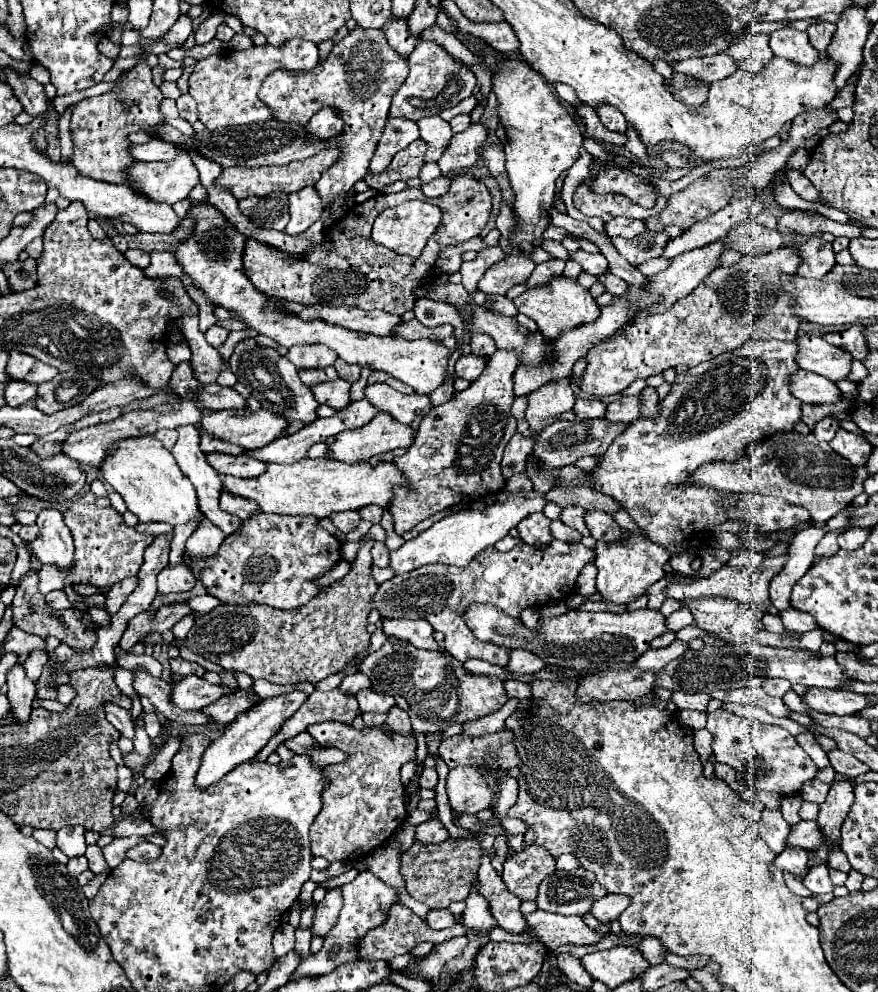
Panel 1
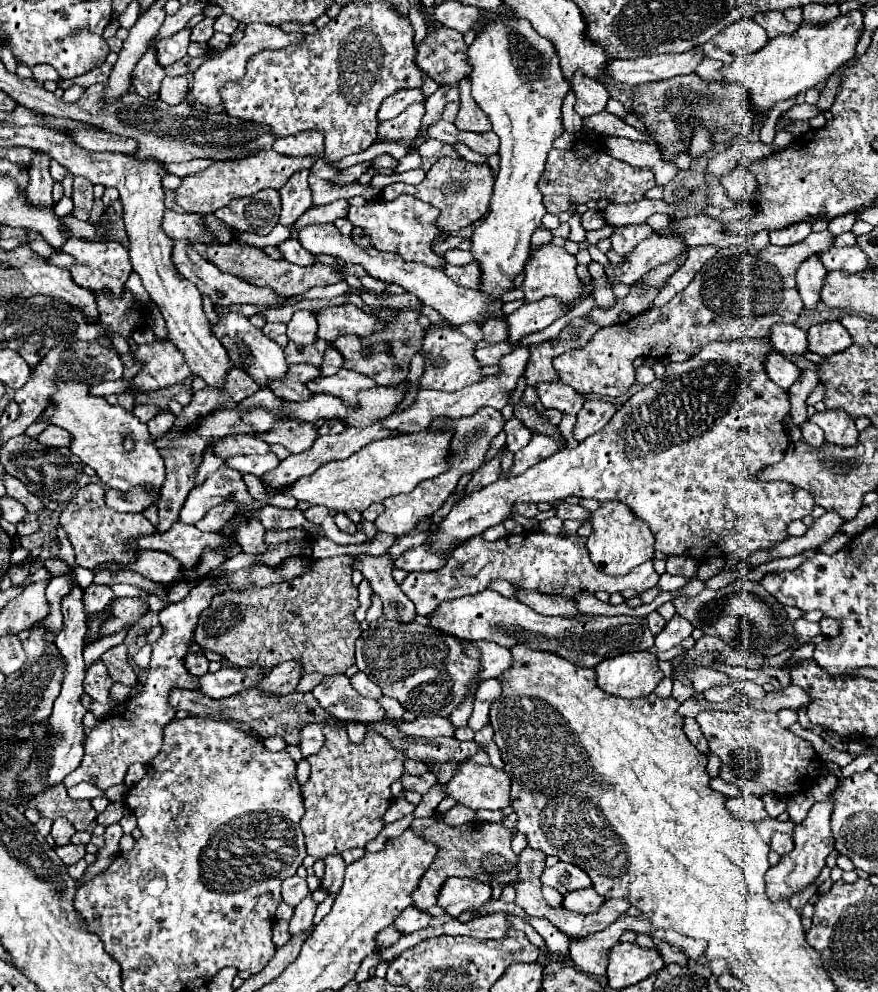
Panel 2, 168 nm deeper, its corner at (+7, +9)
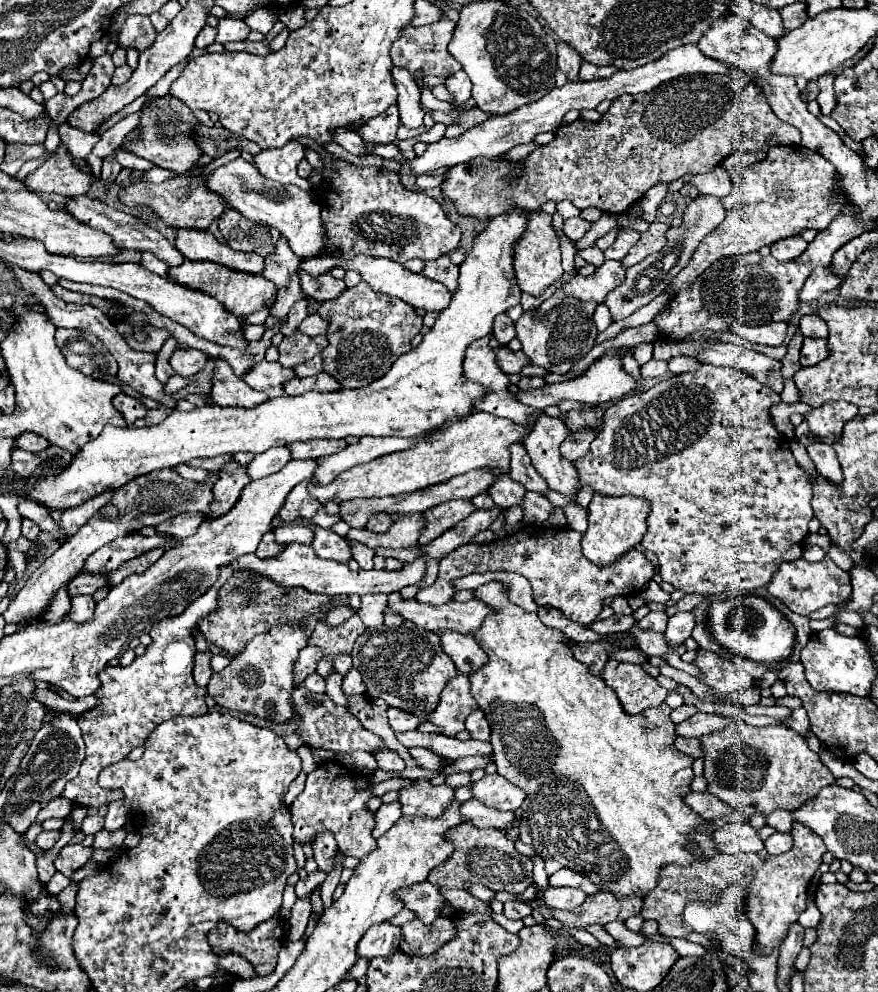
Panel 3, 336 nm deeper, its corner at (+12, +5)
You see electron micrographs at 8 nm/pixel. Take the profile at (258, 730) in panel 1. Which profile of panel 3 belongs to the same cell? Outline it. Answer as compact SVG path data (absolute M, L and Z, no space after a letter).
M314 673L314 675L308 675L308 679L304 681L304 687L310 689L310 691L314 691L314 693L324 693L324 689L326 689L326 681L324 681L322 675Z

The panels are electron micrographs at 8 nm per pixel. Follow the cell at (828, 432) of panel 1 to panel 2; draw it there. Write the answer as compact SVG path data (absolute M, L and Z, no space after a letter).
M805 421L803 425L801 425L801 433L803 433L803 439L809 443L809 445L813 445L813 447L819 447L819 445L823 445L823 429L821 427L817 427L815 423L811 423L811 421Z

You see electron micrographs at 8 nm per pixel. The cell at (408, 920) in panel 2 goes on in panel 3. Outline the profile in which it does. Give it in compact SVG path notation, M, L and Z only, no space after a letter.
M380 923L372 927L368 933L364 933L364 937L356 947L356 955L366 959L388 957L392 955L392 951L396 951L396 947L400 945L400 939L402 939L400 927L390 923Z

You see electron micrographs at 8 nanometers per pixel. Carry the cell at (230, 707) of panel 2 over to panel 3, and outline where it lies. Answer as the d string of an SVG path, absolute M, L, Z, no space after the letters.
M300 685L292 693L292 701L296 701L296 713L302 717L298 735L306 739L308 747L320 747L334 753L348 753L356 749L372 751L376 747L384 747L384 743L380 743L376 735L372 735L370 731L364 731L362 727L356 727L356 719L352 719L352 715L348 715L348 711L342 705L334 705L328 695L312 693L304 685Z

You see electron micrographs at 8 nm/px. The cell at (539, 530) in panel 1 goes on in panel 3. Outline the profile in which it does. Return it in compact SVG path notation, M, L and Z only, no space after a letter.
M500 475L498 479L494 479L494 483L488 489L490 499L498 507L504 507L504 509L508 509L512 505L520 505L520 499L524 497L524 493L526 493L526 489L520 483L512 481L508 475Z

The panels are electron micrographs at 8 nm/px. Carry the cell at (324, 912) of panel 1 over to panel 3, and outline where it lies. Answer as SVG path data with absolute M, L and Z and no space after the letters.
M320 831L312 843L314 847L314 859L318 863L318 869L324 869L326 873L332 871L334 865L334 855L336 855L336 839L330 831Z

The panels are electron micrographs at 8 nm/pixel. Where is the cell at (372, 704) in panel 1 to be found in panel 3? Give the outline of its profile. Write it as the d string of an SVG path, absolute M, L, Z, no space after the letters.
M354 667L344 675L342 689L344 689L346 695L352 695L352 693L366 693L366 687L364 687L364 683L362 683L362 677L360 677L360 673L358 673Z

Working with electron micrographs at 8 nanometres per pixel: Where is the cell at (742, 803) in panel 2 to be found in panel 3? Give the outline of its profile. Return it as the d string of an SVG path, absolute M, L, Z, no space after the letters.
M688 791L688 795L684 795L684 803L698 813L702 819L716 819L720 815L728 815L732 813L730 807L724 807L724 803L720 803L720 799L716 799L712 793L702 791L702 793L694 793Z

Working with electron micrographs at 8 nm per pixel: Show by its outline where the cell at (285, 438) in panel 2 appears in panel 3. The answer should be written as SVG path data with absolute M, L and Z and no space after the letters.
M314 439L308 443L292 443L288 445L294 459L316 459L324 455L332 455L348 447L344 439Z

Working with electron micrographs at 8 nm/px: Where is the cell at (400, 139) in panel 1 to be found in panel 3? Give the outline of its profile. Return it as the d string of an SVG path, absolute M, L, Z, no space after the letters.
M392 67L392 81L398 91L398 109L400 109L400 121L408 129L418 129L424 119L424 111L420 109L420 89L412 75L408 75L408 69L404 67Z

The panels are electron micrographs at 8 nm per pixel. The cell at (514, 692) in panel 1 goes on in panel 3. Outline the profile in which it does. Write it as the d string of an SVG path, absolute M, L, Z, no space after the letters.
M478 709L474 711L468 719L466 719L466 729L470 731L472 739L478 739L478 741L490 741L490 725L484 717L484 713Z

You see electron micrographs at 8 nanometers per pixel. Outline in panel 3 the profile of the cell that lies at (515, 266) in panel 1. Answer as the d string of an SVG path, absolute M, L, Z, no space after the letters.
M440 257L436 261L426 261L422 275L432 281L442 283L450 293L454 293L458 287L458 265L450 263L448 257Z

